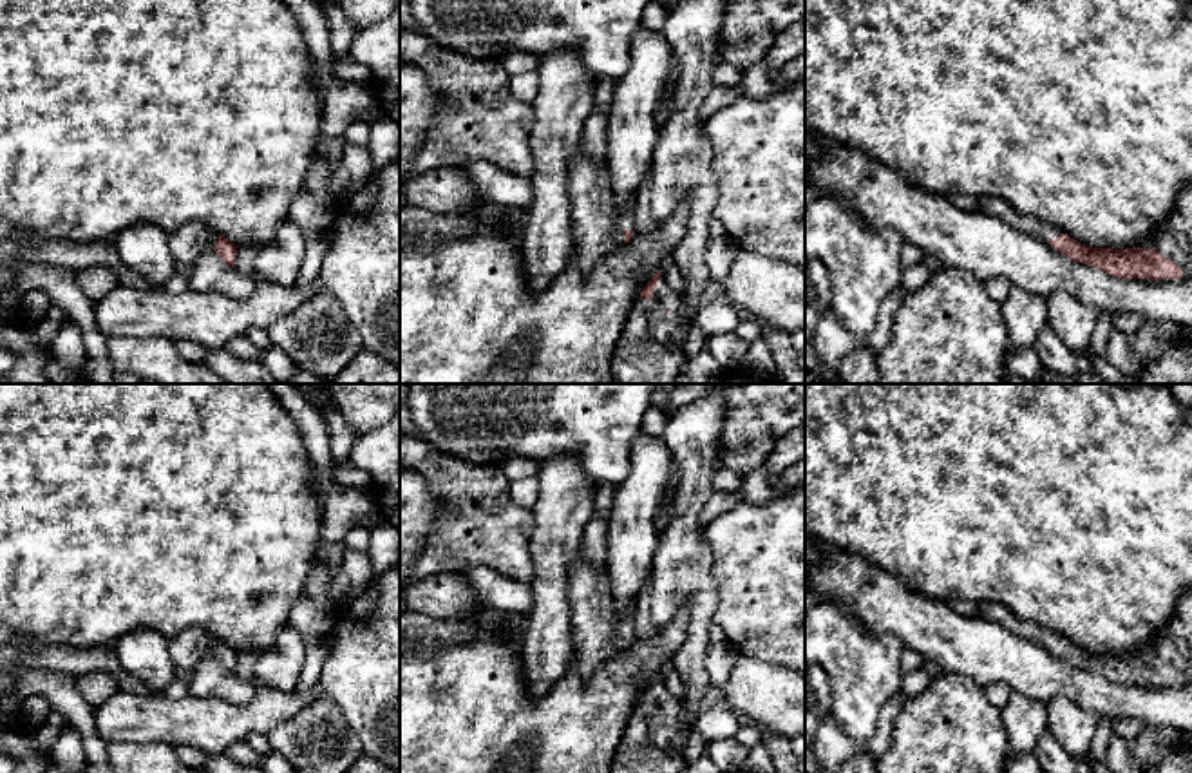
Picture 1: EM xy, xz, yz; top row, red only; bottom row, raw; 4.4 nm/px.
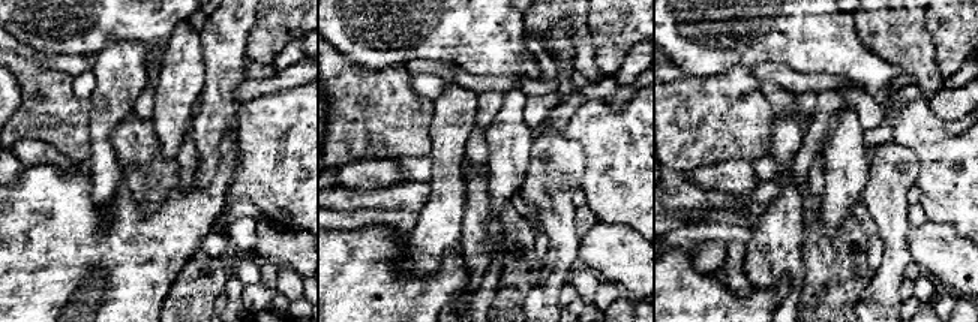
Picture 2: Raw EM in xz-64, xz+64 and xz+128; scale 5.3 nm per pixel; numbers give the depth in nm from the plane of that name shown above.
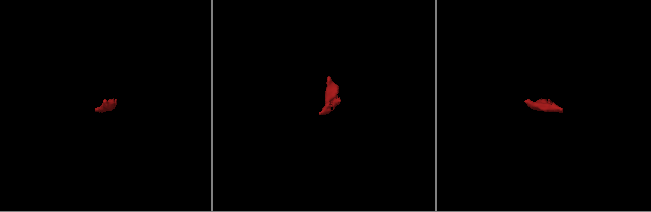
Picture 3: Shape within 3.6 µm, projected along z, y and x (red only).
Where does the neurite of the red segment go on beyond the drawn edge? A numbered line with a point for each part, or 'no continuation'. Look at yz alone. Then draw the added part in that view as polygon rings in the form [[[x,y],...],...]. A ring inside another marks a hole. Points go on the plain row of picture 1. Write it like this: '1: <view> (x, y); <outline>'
1: yz (990, 610); [[[982,601],[979,616],[986,621],[1000,625],[1013,635],[1018,635],[1045,648],[1064,639],[1049,628],[1018,619],[1009,608],[1000,603]]]
2: yz (1173, 645); [[[1192,588],[1183,592],[1172,619],[1138,654],[1156,654],[1183,675],[1183,684],[1192,684]]]

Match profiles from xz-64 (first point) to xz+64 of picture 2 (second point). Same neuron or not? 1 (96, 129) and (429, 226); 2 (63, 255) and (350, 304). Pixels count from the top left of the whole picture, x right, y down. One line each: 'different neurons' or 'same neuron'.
1: same neuron
2: same neuron

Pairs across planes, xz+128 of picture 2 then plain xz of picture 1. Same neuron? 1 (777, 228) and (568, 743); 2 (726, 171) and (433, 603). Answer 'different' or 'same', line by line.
1: different
2: same

